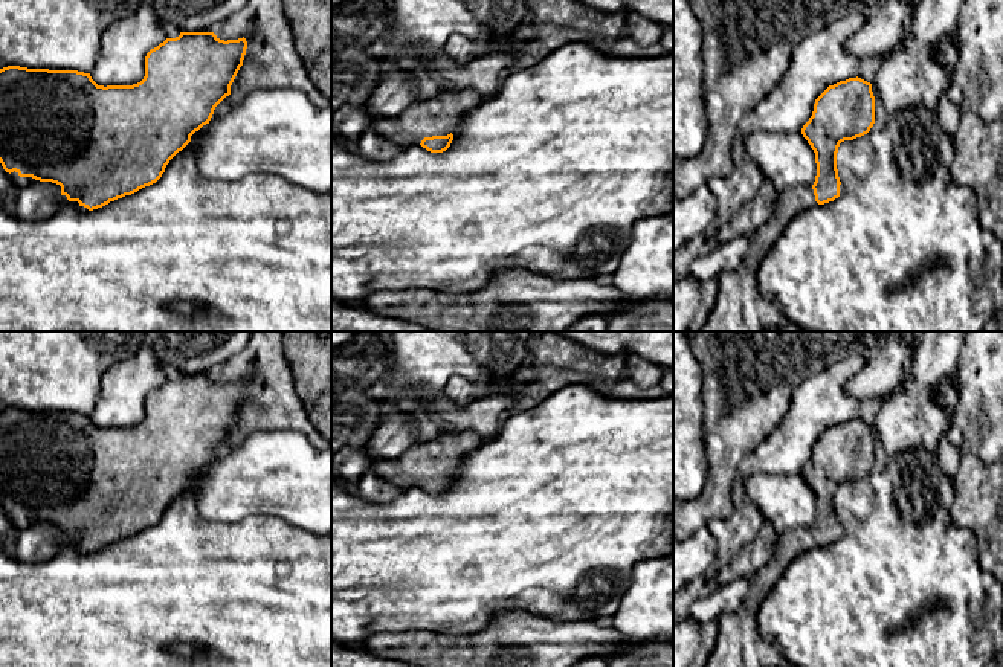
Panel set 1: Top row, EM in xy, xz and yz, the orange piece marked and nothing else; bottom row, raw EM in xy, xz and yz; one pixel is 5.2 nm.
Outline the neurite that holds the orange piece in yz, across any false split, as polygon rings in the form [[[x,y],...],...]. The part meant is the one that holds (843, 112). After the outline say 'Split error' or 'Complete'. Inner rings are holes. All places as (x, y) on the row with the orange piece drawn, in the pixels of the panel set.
[[[858,76],[829,85],[815,99],[812,116],[801,128],[803,137],[815,153],[815,182],[811,188],[794,186],[779,192],[771,218],[751,235],[740,267],[719,275],[718,296],[701,331],[779,328],[780,307],[760,293],[759,266],[798,212],[840,197],[838,147],[844,140],[867,134],[873,124],[872,84]]]. Split error

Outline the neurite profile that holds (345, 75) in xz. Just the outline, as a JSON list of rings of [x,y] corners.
[[[331,52],[331,82],[354,84],[360,78],[360,72],[356,67],[345,67],[342,61],[337,61]]]

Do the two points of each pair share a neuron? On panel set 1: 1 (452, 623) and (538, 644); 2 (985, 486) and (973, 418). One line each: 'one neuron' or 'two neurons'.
1: two neurons
2: two neurons

